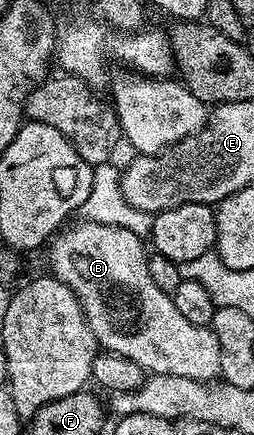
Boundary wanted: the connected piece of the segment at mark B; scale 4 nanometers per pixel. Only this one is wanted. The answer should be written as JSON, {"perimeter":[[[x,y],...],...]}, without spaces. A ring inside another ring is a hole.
{"perimeter":[[[84,219],[78,225],[62,228],[48,242],[49,265],[52,276],[57,277],[79,299],[83,315],[102,350],[139,363],[146,374],[183,375],[183,379],[216,382],[221,375],[221,352],[219,339],[215,339],[212,328],[190,323],[175,307],[172,296],[155,287],[151,271],[147,271],[149,253],[147,245],[140,241],[121,223],[108,225],[92,219]]]}

